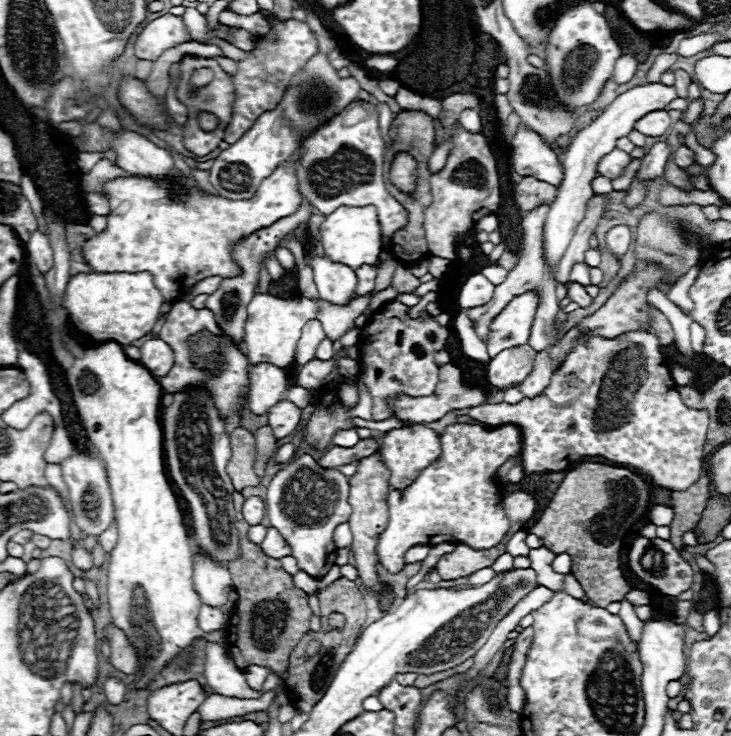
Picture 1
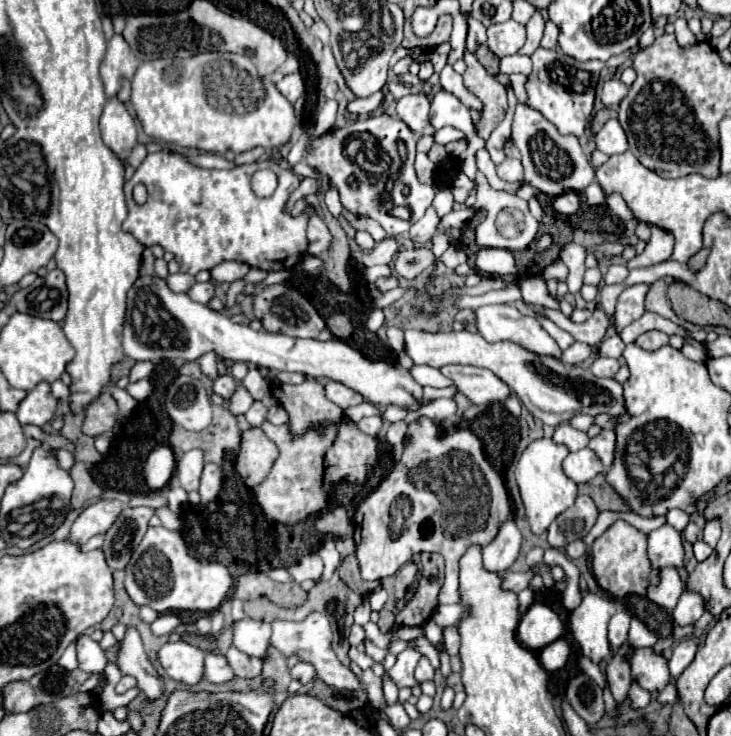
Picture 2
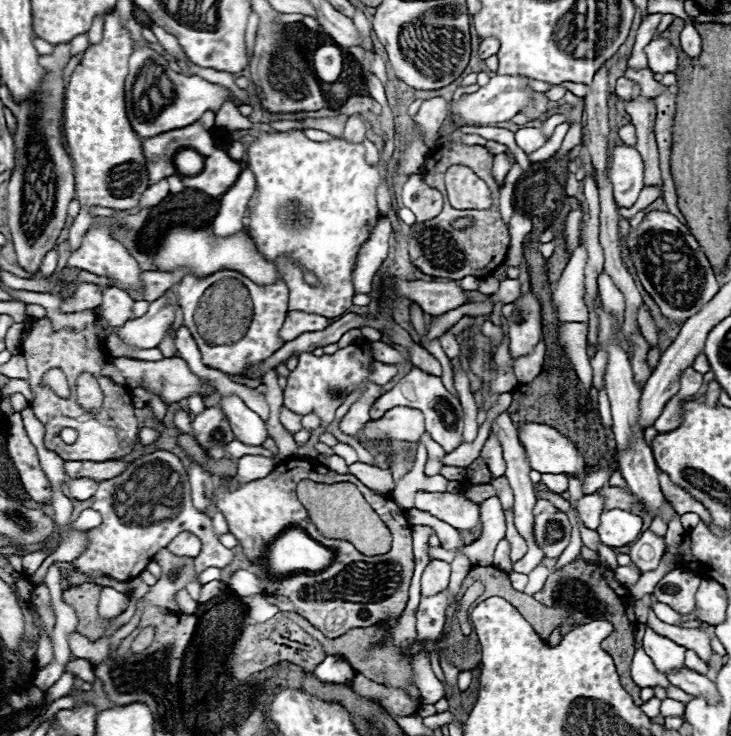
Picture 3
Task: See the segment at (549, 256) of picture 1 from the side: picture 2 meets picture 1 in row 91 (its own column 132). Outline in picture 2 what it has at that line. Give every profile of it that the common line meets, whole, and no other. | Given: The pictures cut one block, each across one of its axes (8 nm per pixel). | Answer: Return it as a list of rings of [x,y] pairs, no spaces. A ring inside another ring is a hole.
[[[126,628],[126,636],[118,650],[118,668],[122,674],[130,674],[138,680],[138,688],[150,702],[156,702],[164,694],[164,678],[148,660],[140,634],[134,628]]]

